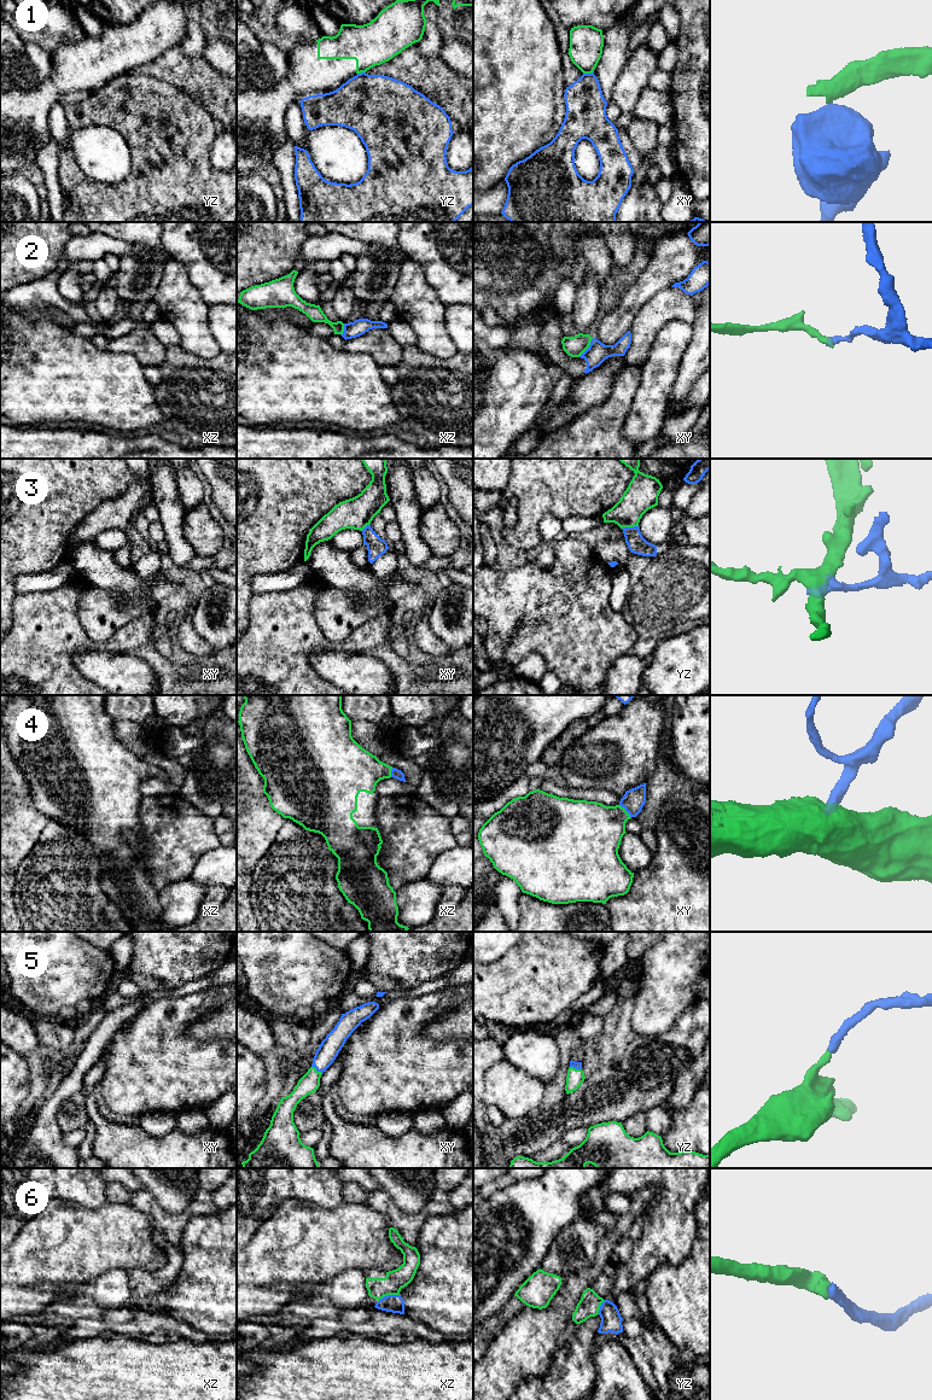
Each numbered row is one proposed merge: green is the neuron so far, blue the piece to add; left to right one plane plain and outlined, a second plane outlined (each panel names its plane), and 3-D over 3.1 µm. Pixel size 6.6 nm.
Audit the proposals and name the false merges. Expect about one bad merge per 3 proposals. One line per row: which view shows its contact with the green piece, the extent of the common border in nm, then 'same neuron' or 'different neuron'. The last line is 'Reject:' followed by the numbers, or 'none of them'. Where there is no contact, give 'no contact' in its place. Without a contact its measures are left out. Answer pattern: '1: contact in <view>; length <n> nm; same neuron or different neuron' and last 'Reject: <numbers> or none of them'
1: contact in xy; length 70 nm; different neuron
2: contact in xy; length 160 nm; different neuron
3: contact in yz; length 110 nm; same neuron
4: contact in xy; length 120 nm; same neuron
5: contact in xy; length 90 nm; same neuron
6: contact in xz; length 150 nm; same neuron
Reject: 1, 2

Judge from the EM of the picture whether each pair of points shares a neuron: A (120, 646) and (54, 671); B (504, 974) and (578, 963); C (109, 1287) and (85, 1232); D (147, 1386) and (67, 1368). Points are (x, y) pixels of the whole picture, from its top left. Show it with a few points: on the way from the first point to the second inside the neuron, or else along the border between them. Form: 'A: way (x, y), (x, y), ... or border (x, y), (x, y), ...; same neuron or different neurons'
A: way (103, 646), (75, 646), (67, 654); same neuron
B: way (522, 974), (543, 974), (548, 969), (560, 968); same neuron
C: border (128, 1271), (122, 1269), (108, 1270), (88, 1285); different neurons
D: way (127, 1386), (87, 1386); same neuron

